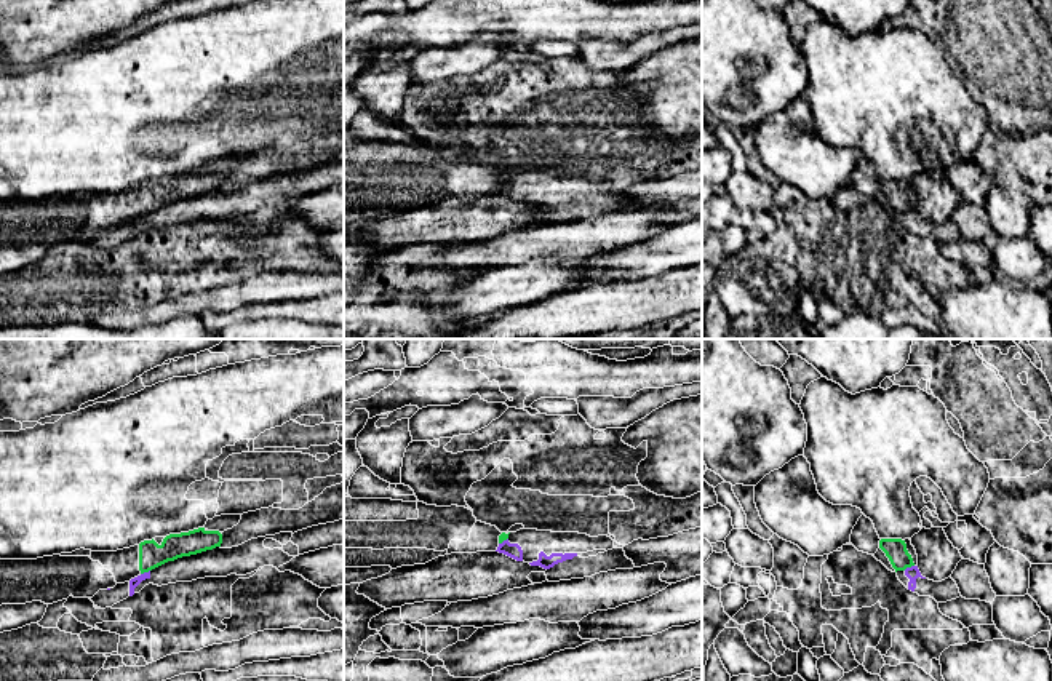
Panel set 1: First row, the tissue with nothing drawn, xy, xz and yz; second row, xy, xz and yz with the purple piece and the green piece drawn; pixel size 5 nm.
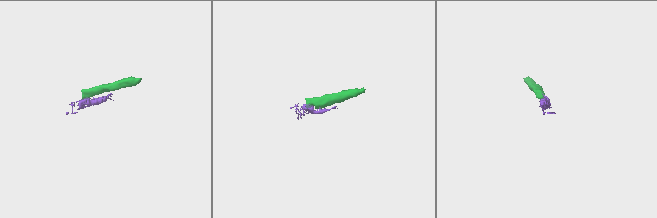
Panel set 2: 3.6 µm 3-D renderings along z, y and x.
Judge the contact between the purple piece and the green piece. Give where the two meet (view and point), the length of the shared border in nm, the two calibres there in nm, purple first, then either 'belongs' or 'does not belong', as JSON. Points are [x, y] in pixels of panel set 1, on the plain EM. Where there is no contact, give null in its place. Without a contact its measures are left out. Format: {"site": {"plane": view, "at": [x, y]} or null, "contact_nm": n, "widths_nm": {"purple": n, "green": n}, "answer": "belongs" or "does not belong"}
{"site": {"plane": "yz", "at": [908, 210]}, "contact_nm": 60, "widths_nm": {"purple": 70, "green": 110}, "answer": "does not belong"}

